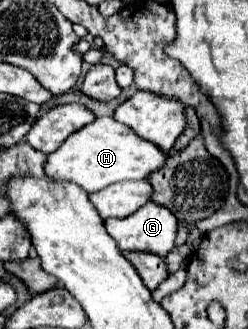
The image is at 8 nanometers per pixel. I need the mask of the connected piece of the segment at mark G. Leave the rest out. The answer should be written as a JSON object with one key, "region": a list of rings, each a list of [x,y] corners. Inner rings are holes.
{"region":[[[149,201],[137,213],[125,219],[107,219],[105,227],[111,233],[111,237],[115,237],[119,249],[123,251],[145,251],[145,253],[153,253],[159,257],[167,257],[167,253],[175,247],[179,219],[173,213],[169,213],[169,209],[165,209],[163,205]]]}

